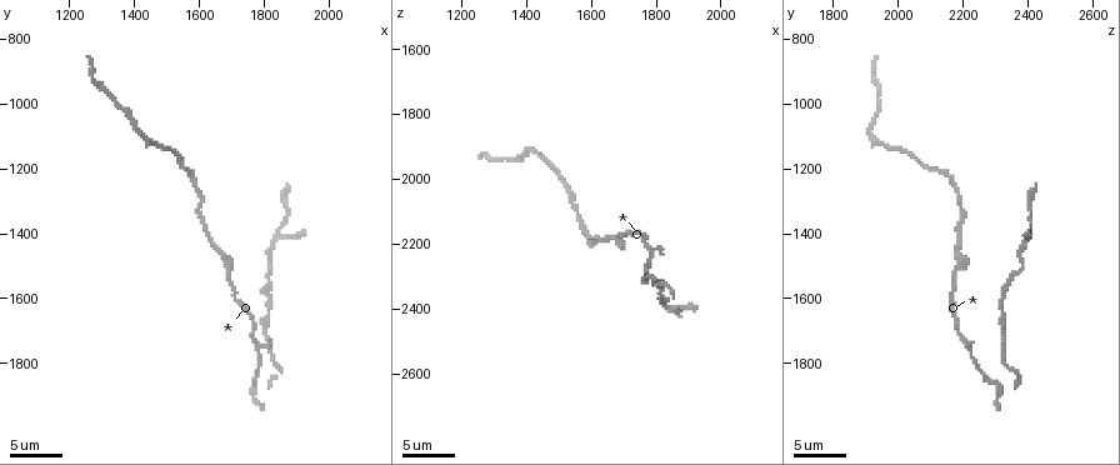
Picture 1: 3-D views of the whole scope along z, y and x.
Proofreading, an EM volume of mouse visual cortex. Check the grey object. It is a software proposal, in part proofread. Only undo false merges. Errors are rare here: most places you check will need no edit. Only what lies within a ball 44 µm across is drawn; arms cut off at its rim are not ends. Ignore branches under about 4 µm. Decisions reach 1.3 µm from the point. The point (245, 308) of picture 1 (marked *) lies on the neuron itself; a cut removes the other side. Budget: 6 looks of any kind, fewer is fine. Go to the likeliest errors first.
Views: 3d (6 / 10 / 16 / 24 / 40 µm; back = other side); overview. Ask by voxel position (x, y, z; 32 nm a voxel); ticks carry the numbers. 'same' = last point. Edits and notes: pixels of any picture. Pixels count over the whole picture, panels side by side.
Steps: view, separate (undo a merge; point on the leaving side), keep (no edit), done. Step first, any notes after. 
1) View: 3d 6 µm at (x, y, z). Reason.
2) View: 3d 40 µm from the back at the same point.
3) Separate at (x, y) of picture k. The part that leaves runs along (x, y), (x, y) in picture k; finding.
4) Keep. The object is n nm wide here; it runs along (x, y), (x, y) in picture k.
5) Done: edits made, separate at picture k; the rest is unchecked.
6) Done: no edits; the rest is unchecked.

View: 3d 10 µm at (1810, 1640, 2320). Thin neck.

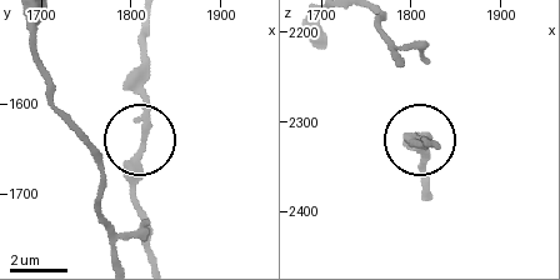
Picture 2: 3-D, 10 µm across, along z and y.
View: 3d 6 µm at the same point.

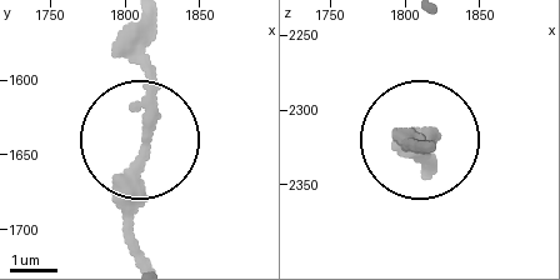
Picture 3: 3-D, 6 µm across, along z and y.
Keep. The object is 220 nm wide here; it runs along (145, 256), (134, 173), (145, 136), (145, 21) in picture 3; all the same neuron.

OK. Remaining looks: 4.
View: 3d 16 µm at (1590, 1250, 2170). Thick turns thin.

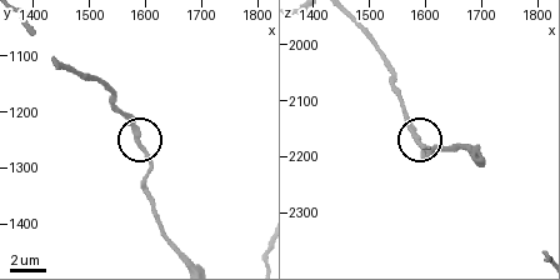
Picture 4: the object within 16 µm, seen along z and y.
View: 3d 16 µm from the back at (1590, 1250, 2175).

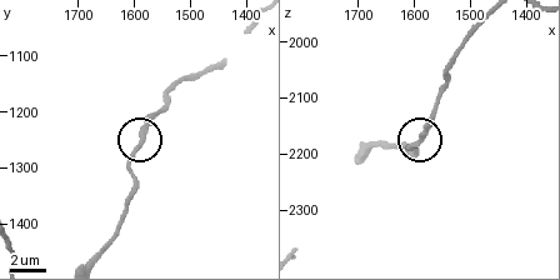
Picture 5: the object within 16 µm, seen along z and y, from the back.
Keep. The object is 270 nm wide here; it runs along (365, 145), (415, 149), (410, 145), (418, 141), (431, 110) in picture 5; continuous, no second neuron.

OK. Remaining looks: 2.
View: 3d 10 µm at (1330, 970, 1940). Thick turns thin.

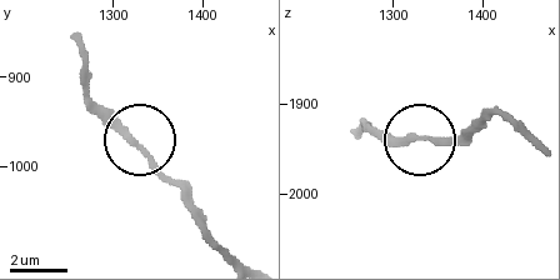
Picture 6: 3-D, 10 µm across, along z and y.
Keep. The object is 210 nm wide here; it runs along (236, 258), (143, 143), (81, 88) in picture 6; continuous, no second neuron.

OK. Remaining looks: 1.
Done: no edits; the rest is unchecked.

